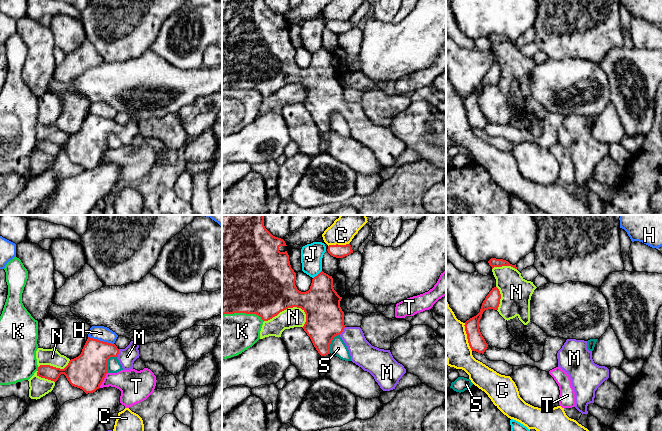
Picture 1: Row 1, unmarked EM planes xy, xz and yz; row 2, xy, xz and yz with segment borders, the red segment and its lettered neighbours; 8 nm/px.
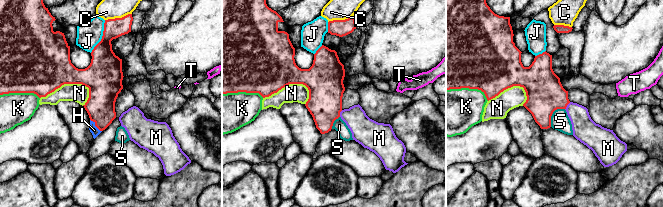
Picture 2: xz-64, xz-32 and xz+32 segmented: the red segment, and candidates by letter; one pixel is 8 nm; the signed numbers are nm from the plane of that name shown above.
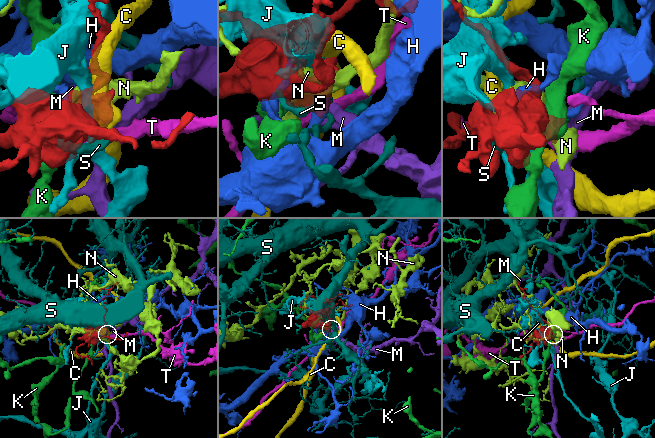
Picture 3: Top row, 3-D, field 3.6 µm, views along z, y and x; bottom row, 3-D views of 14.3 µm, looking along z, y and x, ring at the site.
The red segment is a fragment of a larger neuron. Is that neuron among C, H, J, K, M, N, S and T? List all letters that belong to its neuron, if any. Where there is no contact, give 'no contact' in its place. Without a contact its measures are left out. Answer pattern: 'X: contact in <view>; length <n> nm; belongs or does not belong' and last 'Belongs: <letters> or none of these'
C: contact in yz; length 240 nm; does not belong
H: contact in xy; length 220 nm; does not belong
J: contact in xz; length 100 nm; does not belong
K: contact in xz; length 340 nm; does not belong
M: contact in xy; length 70 nm; belongs
N: contact in xz; length 340 nm; does not belong
S: contact in xy; length 150 nm; does not belong
T: contact in xy; length 140 nm; does not belong
Belongs: M

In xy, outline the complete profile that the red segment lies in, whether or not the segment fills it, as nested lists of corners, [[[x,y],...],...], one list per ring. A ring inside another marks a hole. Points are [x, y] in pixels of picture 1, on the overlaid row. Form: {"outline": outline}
{"outline": [[[88,337],[81,354],[71,359],[64,369],[56,368],[50,365],[40,365],[37,376],[56,382],[61,374],[64,374],[69,383],[77,388],[82,389],[86,394],[93,393],[100,388],[107,371],[107,362],[110,357],[116,357],[123,370],[133,369],[134,361],[139,358],[139,343],[131,341],[125,349],[118,349],[115,344],[103,342]]]}

